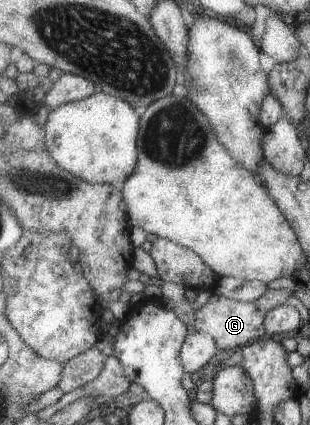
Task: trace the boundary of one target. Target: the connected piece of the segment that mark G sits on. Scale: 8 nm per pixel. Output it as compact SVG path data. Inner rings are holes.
M269 289L261 298L242 303L233 299L211 294L209 300L196 311L193 322L196 331L211 335L221 350L239 348L239 346L250 345L254 341L266 338L267 330L264 323L265 317L274 308L287 302L293 292L285 289Z

